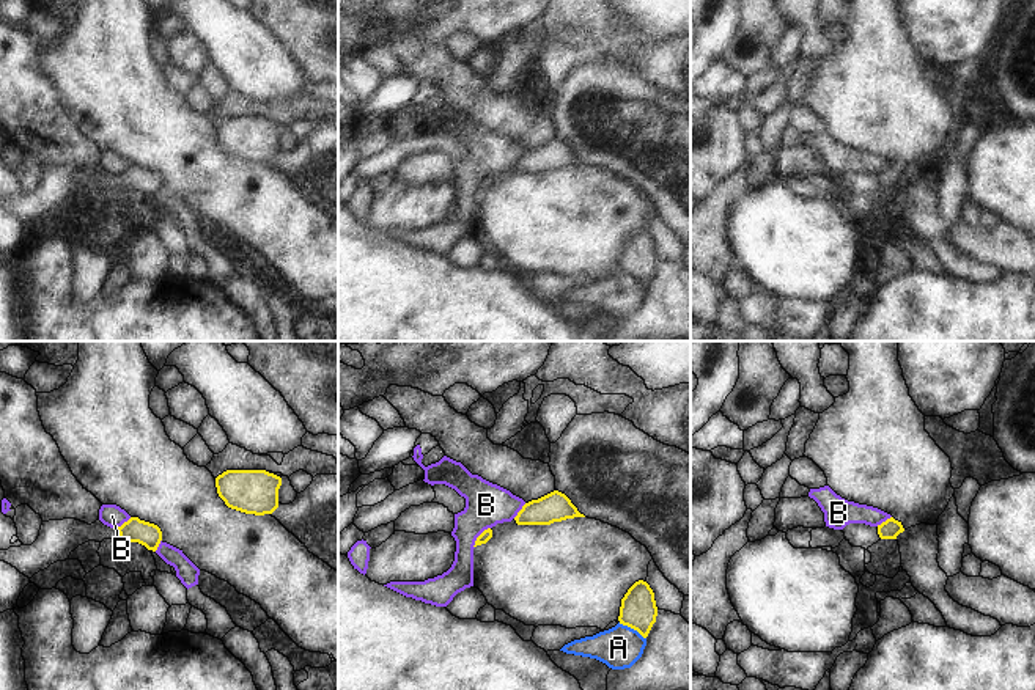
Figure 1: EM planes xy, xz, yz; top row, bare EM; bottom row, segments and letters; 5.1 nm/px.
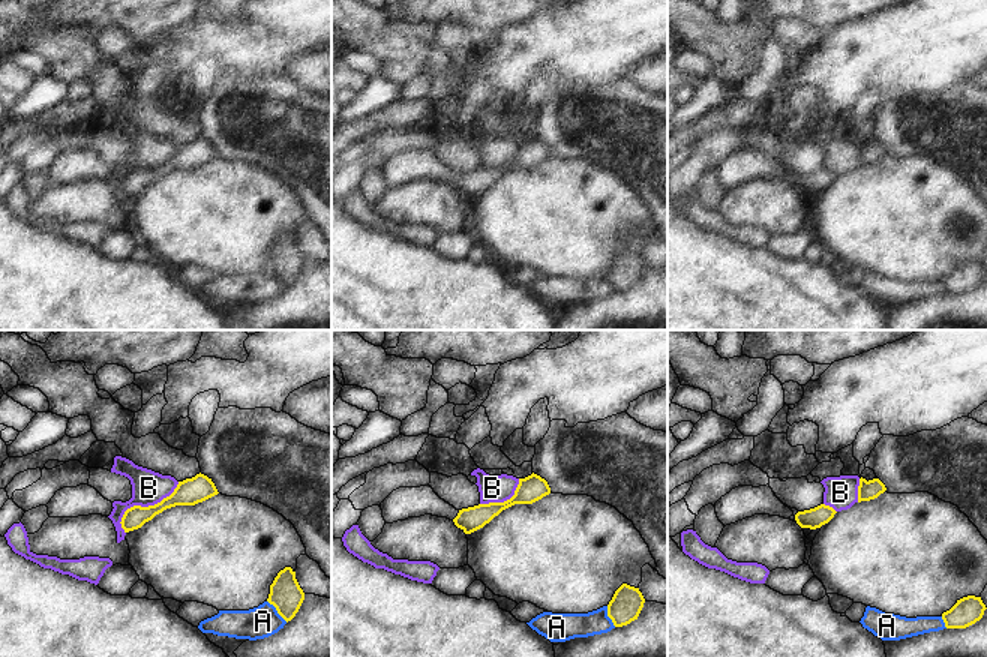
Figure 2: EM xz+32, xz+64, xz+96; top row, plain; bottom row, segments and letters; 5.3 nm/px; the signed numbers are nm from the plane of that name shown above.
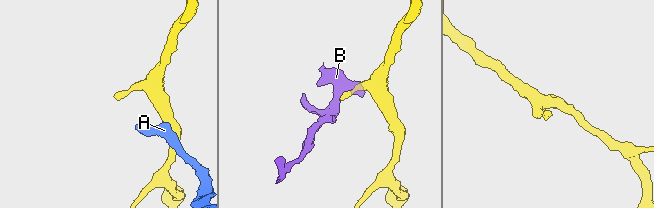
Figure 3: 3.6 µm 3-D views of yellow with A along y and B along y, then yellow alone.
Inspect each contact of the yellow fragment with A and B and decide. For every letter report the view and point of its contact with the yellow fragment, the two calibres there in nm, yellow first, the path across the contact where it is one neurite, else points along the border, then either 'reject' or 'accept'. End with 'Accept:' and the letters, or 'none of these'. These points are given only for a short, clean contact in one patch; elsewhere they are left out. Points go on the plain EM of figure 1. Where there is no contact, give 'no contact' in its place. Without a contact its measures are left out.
A: meets yellow in xz at (633, 275); 180 nm thick on the yellow side, 220 nm on the other; border along xz (618, 271), (636, 277), (645, 286); reject
B: meets yellow in xz at (478, 184); 60 nm thick on the yellow side, 220 nm on the other; border along xz (489, 175), (477, 186), (474, 195); reject
Accept: none of these

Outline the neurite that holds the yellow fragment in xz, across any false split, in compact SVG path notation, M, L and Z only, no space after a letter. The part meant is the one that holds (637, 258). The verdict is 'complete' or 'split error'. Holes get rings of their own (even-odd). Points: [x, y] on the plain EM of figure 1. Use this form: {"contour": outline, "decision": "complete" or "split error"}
{"contour": "M643 228L635 229L621 247L620 272L637 278L646 286L656 270L656 264L657 255L653 237Z", "decision": "complete"}

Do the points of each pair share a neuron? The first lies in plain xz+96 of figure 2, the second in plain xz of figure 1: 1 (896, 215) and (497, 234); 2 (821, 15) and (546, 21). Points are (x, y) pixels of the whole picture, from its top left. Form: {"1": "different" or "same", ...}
{"1": "same", "2": "different"}

